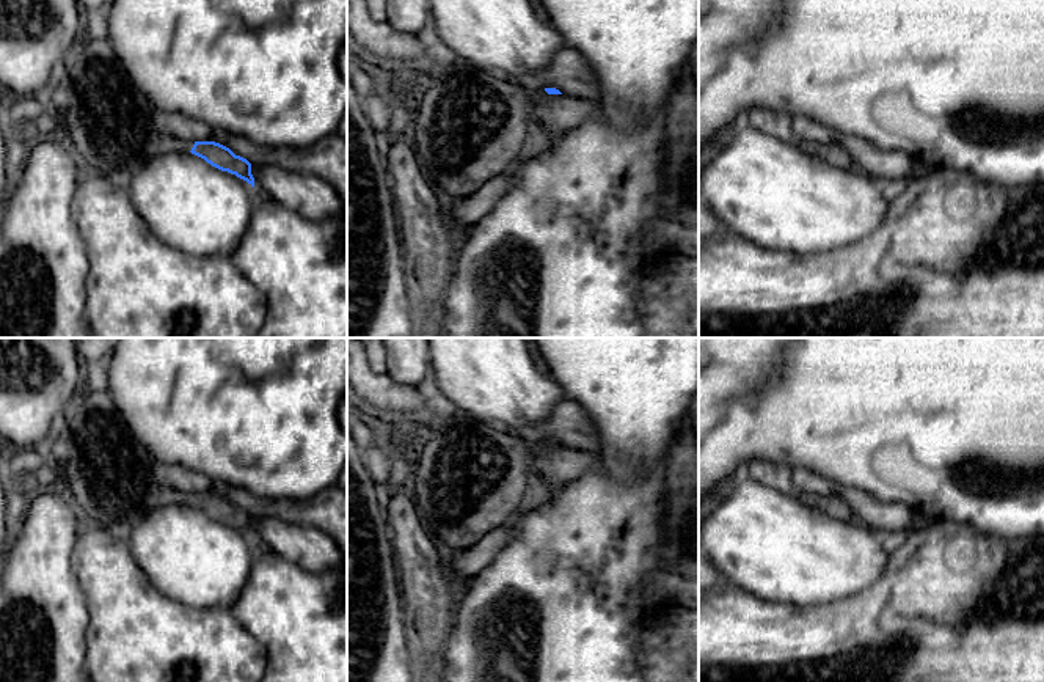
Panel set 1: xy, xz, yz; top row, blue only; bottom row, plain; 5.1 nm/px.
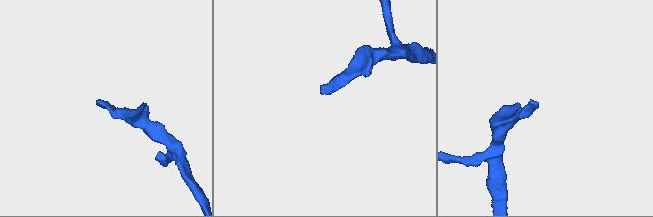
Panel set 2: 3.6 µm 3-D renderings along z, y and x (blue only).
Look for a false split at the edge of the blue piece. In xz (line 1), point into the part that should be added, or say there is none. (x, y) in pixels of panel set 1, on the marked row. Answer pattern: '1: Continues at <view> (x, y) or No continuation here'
1: No continuation here

